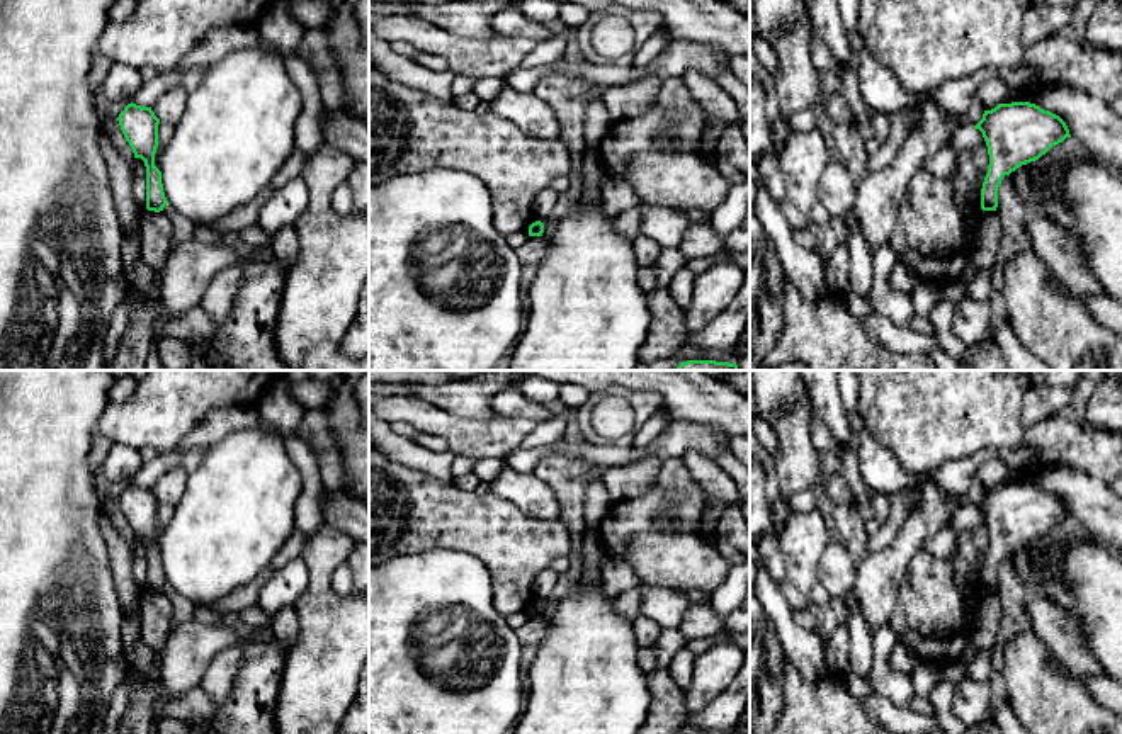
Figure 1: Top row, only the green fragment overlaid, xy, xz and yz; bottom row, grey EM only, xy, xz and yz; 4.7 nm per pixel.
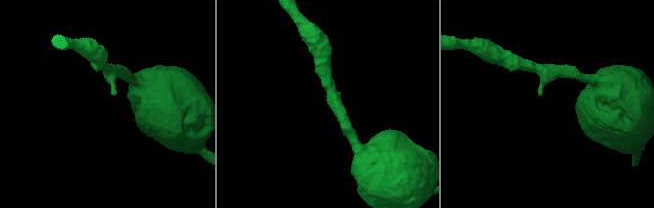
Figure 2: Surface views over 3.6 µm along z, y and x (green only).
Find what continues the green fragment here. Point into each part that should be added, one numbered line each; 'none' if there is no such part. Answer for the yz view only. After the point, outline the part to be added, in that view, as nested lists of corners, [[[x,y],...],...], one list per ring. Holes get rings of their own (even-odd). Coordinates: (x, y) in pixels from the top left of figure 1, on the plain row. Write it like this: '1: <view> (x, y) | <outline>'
none

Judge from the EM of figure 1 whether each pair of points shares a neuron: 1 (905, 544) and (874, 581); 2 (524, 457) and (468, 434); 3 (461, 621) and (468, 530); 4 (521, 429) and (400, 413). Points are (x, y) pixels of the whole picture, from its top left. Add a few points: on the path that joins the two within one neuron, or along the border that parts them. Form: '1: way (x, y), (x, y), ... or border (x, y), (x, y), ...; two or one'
1: way (898, 553), (881, 573); one
2: border (519, 446), (505, 457); two
3: border (427, 549), (471, 553), (485, 566), (492, 583); two
4: way (490, 432), (456, 432), (430, 420); one

